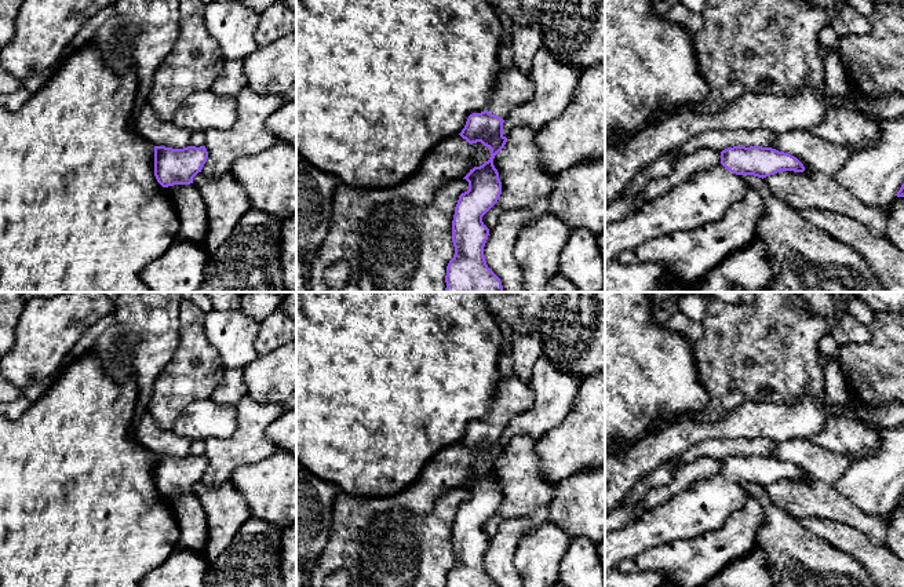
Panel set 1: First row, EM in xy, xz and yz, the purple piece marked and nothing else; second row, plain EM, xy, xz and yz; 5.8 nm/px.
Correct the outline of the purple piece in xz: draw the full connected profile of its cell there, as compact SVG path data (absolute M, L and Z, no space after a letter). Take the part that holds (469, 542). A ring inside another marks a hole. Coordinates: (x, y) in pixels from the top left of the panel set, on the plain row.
M515 373L500 378L488 418L470 423L459 442L470 453L481 451L489 456L491 466L463 486L469 491L469 499L459 504L455 515L452 529L455 564L446 575L445 587L499 587L488 576L484 565L489 537L484 533L482 525L502 503L502 491L493 467L507 451L503 444L504 427L532 405L533 390L529 382Z

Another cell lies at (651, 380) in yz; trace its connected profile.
M605 292L605 456L710 404L696 371L693 344L656 322L653 306L648 292Z

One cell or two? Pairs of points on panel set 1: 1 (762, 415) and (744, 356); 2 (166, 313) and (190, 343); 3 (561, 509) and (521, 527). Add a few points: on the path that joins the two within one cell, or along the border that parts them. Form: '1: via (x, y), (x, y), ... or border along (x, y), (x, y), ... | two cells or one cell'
1: border along (791, 403), (746, 401), (728, 415) | two cells
2: border along (181, 306), (179, 343), (170, 360) | two cells
3: border along (547, 505), (549, 520) | two cells

